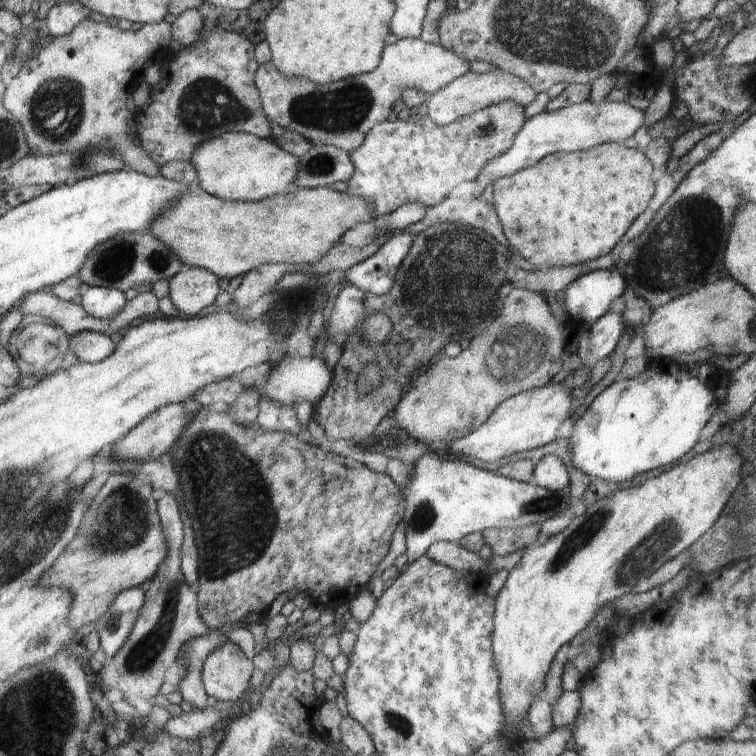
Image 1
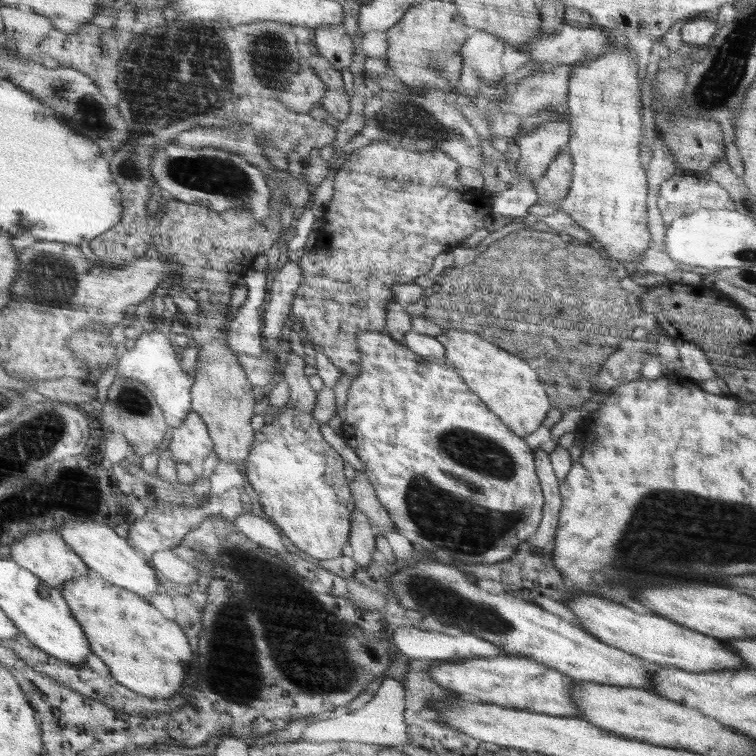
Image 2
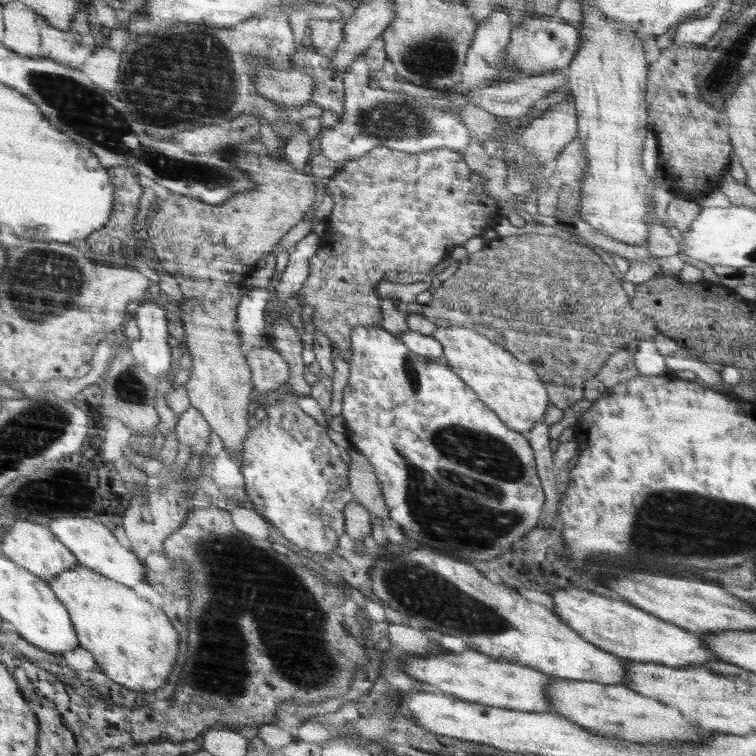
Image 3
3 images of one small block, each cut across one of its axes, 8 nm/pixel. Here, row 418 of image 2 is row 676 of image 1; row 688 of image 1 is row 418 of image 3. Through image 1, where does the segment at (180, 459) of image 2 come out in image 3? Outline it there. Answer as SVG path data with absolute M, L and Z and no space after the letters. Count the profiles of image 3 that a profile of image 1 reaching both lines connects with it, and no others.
M192 406L178 416L178 422L175 424L178 444L188 446L190 454L192 454L194 446L200 446L200 442L204 442L204 440L210 442L210 432L211 425L203 412Z

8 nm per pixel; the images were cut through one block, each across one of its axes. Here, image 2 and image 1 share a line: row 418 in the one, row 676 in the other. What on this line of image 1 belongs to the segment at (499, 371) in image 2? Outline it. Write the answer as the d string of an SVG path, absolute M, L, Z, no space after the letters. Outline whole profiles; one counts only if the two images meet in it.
M720 444L710 447L703 453L696 453L694 458L688 460L688 462L682 462L681 464L674 465L674 468L670 470L664 470L662 474L654 476L654 478L647 478L644 484L632 486L632 488L624 488L618 490L615 493L611 493L597 500L591 506L589 506L583 514L574 517L572 522L562 532L558 534L544 538L539 543L532 547L526 547L520 561L509 570L508 578L495 597L496 606L500 606L500 612L496 610L496 660L500 660L500 672L504 672L504 702L501 702L507 710L509 721L519 721L522 717L527 715L527 710L530 708L535 696L542 691L544 686L544 677L556 656L556 653L563 644L570 642L578 630L582 630L596 614L596 610L618 596L630 592L636 583L648 576L650 576L655 570L658 570L664 562L674 558L676 554L680 554L682 550L686 550L692 542L696 542L700 538L702 532L706 532L708 528L712 528L714 522L718 522L716 518L722 515L722 508L726 506L730 494L736 490L736 486L740 484L742 476L740 473L742 470L742 458L740 454L736 454L736 450L730 446L730 444Z

